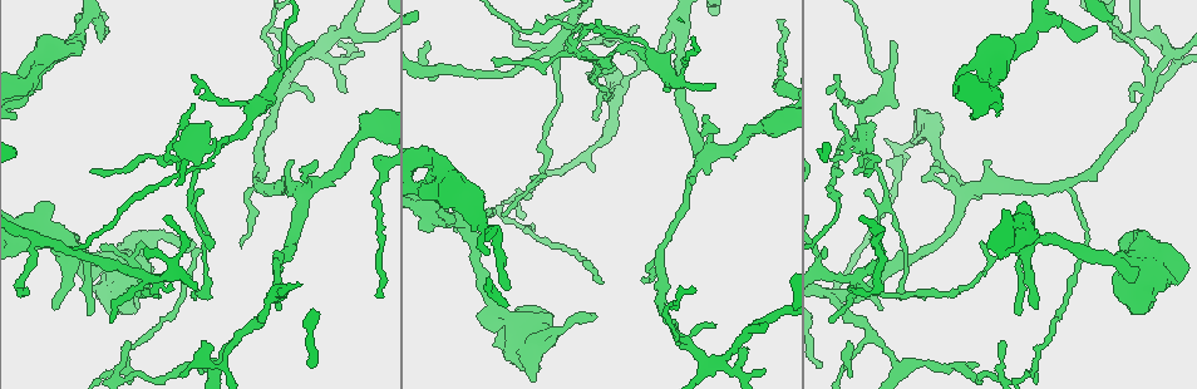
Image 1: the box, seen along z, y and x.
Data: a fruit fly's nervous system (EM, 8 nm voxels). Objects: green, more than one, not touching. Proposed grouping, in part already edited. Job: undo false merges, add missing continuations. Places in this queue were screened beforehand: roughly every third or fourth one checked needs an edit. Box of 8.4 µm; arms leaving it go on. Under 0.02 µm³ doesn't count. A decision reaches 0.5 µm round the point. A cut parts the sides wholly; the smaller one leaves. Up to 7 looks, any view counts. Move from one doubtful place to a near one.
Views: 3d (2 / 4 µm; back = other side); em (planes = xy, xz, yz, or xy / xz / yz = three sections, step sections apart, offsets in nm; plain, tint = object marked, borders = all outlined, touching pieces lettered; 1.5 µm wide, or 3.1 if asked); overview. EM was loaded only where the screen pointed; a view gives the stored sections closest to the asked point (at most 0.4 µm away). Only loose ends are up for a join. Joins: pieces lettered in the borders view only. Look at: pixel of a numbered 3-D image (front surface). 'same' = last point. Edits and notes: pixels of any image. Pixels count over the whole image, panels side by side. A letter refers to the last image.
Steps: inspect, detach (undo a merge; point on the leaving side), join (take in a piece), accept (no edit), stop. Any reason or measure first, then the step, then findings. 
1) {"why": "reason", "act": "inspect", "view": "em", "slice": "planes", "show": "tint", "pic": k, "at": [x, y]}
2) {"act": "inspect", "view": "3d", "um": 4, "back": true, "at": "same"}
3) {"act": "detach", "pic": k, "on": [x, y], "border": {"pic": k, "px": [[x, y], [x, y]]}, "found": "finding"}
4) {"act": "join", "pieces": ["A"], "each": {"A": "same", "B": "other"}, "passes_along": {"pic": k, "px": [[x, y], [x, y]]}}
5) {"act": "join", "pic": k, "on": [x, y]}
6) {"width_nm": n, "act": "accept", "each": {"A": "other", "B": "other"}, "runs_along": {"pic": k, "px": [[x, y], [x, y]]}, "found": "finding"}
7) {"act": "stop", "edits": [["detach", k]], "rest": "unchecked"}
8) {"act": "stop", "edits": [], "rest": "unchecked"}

{"why": "an open end", "act": "inspect", "view": "em", "slice": "planes", "show": "tint", "pic": 1, "at": [447, 212]}

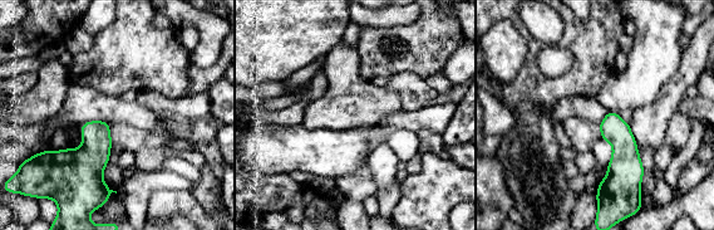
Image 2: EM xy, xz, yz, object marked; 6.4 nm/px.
{"why": "see the neighbours", "act": "inspect", "view": "em", "slice": "planes", "show": "borders", "at": "same"}

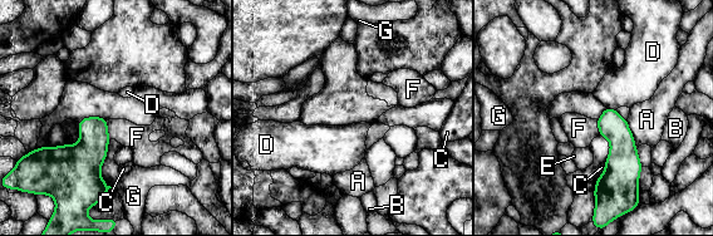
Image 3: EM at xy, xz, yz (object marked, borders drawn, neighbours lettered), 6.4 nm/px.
{"act": "accept", "each": {"A": "other", "B": "other", "C": "other", "D": "other", "E": "other", "F": "other", "G": "other"}, "found": "none of them fits"}

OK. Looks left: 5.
{"act": "inspect", "view": "3d", "um": 2, "pic": 1, "at": [1094, 28]}

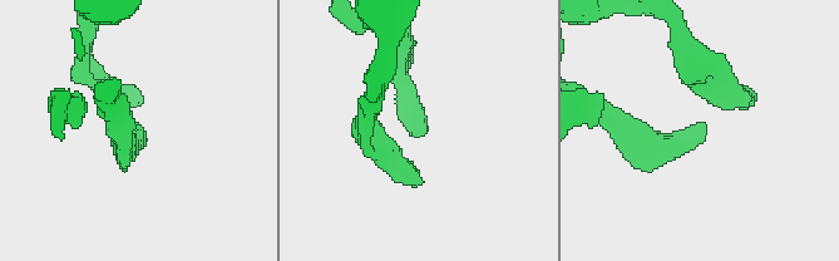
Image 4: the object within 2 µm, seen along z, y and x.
{"act": "inspect", "view": "em", "slice": "planes", "show": "plain", "pic": 4, "at": [144, 133]}

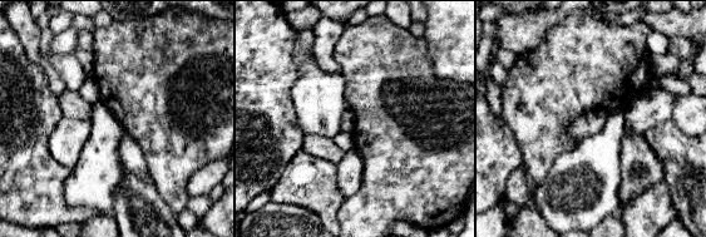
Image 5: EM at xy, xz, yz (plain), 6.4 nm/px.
{"why": "see the neighbours", "act": "inspect", "view": "em", "slice": "planes", "show": "borders", "at": "same"}

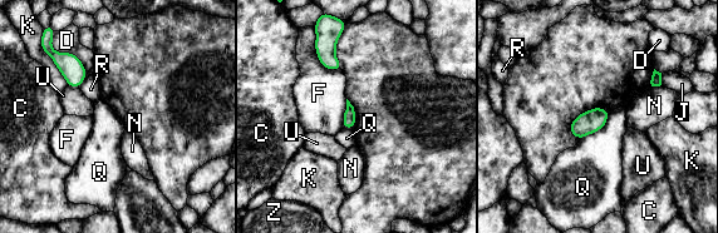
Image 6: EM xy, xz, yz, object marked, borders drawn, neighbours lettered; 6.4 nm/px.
{"act": "accept", "each": {"C": "other", "D": "other", "F": "other", "J": "other", "K": "other", "N": "other", "Q": "other", "R": "other", "U": "other", "Z": "other"}, "border": {"pic": 6, "px": [[609, 112], [600, 129], [579, 140]]}, "found": "no lettered piece goes on from it"}

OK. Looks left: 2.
{"why": "free end", "act": "inspect", "view": "em", "slice": "yz", "step": 8, "show": "tint", "pic": 1, "at": [713, 84]}

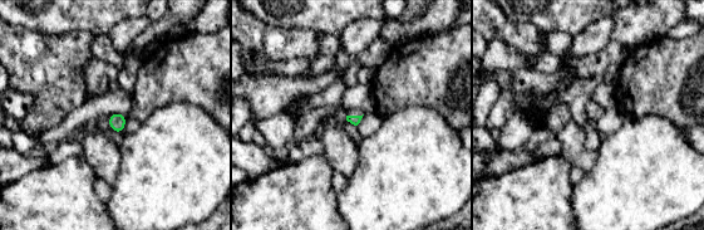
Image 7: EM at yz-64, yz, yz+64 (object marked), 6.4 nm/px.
{"act": "inspect", "view": "em", "slice": "planes", "show": "borders", "at": "same"}

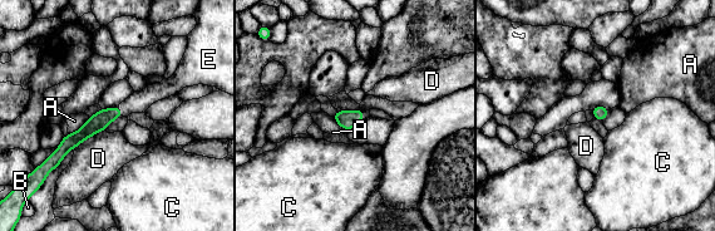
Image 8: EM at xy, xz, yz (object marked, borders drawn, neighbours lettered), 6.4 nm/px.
{"act": "join", "pieces": ["E"], "each": {"A": "other", "B": "other", "C": "other", "D": "other", "E": "same"}, "found": "it goes on there"}

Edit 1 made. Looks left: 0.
{"act": "stop", "edits": [["join", 8]], "rest": "unchecked"}

